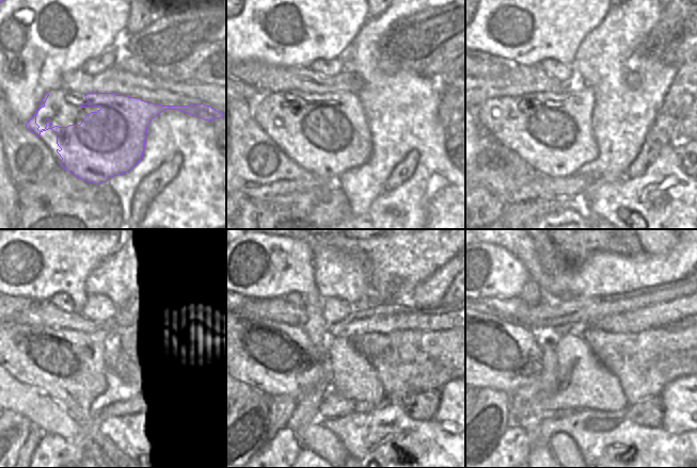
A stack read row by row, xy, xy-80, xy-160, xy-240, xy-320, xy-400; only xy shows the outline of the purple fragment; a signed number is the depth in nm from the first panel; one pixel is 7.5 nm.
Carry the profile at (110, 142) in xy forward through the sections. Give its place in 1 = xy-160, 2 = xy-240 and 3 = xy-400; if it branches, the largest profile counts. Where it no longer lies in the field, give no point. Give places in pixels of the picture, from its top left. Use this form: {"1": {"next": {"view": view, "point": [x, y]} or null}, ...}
{"1": {"next": {"view": "xy-160", "point": [504, 119]}}, "2": {"next": {"view": "xy-240", "point": [77, 386]}}, "3": {"next": {"view": "xy-400", "point": [487, 362]}}}

